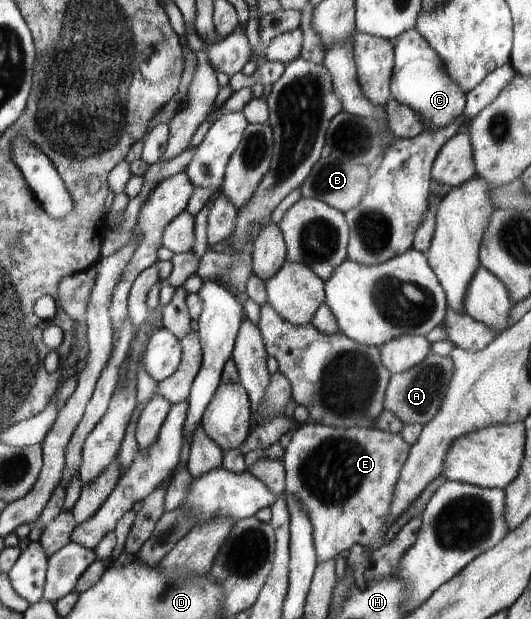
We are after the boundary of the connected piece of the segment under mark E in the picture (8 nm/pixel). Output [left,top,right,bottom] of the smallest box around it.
[284,422,409,562]

